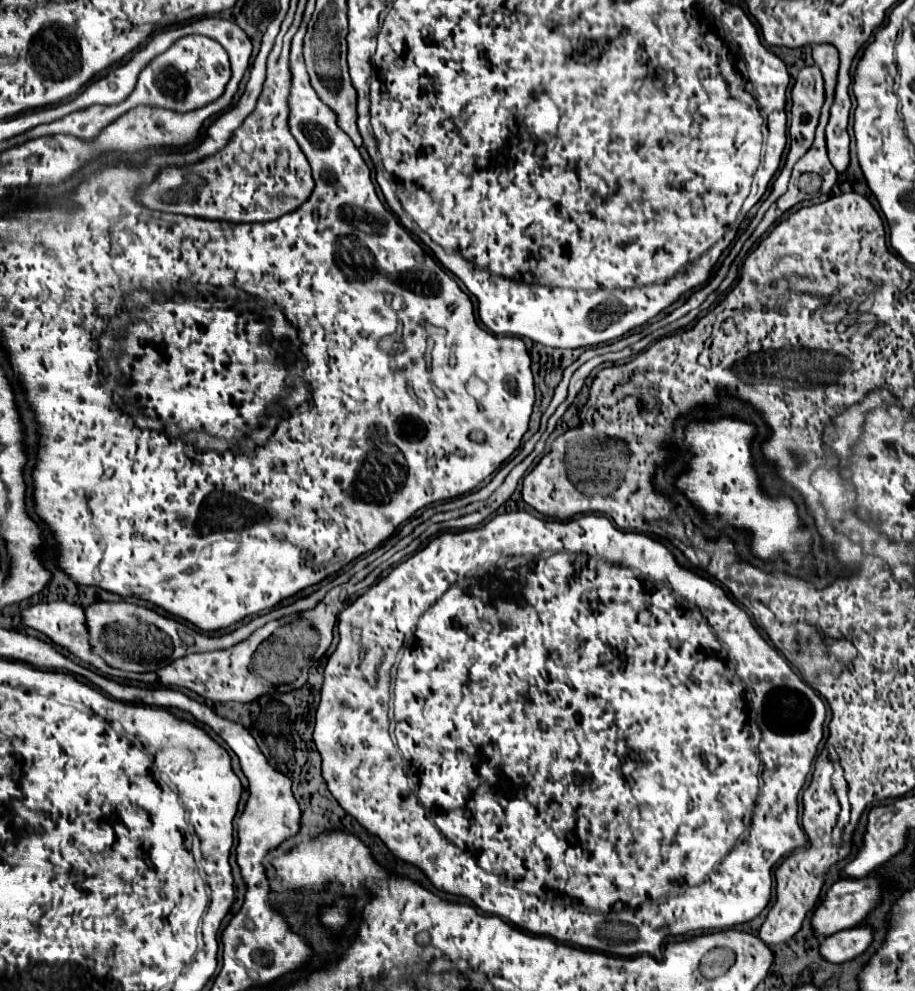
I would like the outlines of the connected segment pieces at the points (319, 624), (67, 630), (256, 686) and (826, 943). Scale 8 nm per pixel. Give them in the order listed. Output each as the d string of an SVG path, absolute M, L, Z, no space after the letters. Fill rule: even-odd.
M334 587L332 591L328 591L328 595L316 607L301 613L300 616L308 620L319 633L320 640L318 650L314 654L314 660L323 657L326 649L330 647L334 625L336 625L340 609L344 607L344 601L346 601L346 595L342 595L342 589Z
M52 601L52 603L38 603L38 605L32 605L24 611L20 611L20 617L22 617L22 623L30 629L36 629L40 633L44 633L54 645L58 647L64 647L68 649L74 657L78 657L84 665L88 665L90 669L102 673L104 677L110 677L110 679L130 679L130 681L142 681L142 683L148 683L148 685L154 685L154 681L150 679L150 673L122 673L120 669L110 669L104 665L104 661L96 659L94 653L90 653L88 649L88 635L86 635L86 629L84 629L84 609L78 607L78 605L72 605L72 603L66 603L66 601Z
M286 615L280 619L268 622L260 629L257 629L256 633L252 633L252 637L248 637L240 645L234 645L232 649L222 649L222 651L216 651L216 653L194 653L194 655L188 655L188 657L180 657L180 661L174 661L172 665L166 665L164 669L158 671L156 683L162 685L162 687L184 687L184 689L190 689L196 695L200 695L204 699L210 699L214 703L228 703L228 701L252 703L264 691L264 689L260 689L260 681L256 681L252 677L252 673L248 673L248 665L252 661L252 653L280 625L284 625L286 619L291 619L291 617Z
M854 927L834 933L820 941L820 955L828 963L844 963L854 959L856 955L864 953L866 947L872 943L872 929L870 927Z

